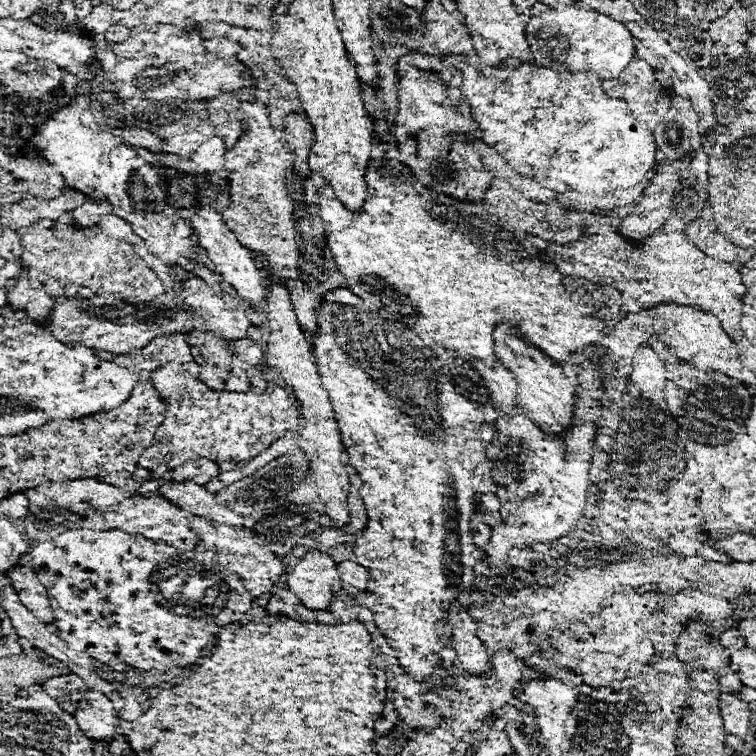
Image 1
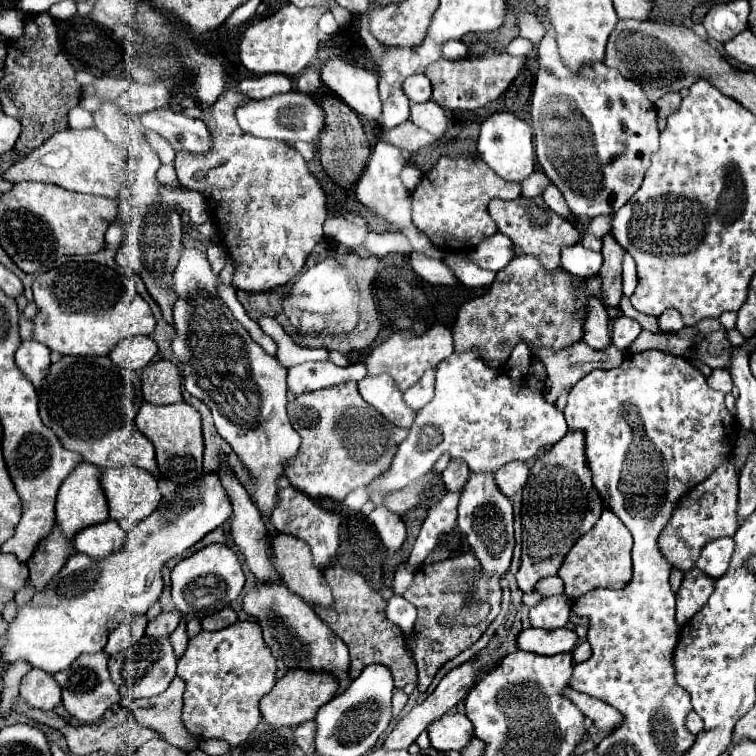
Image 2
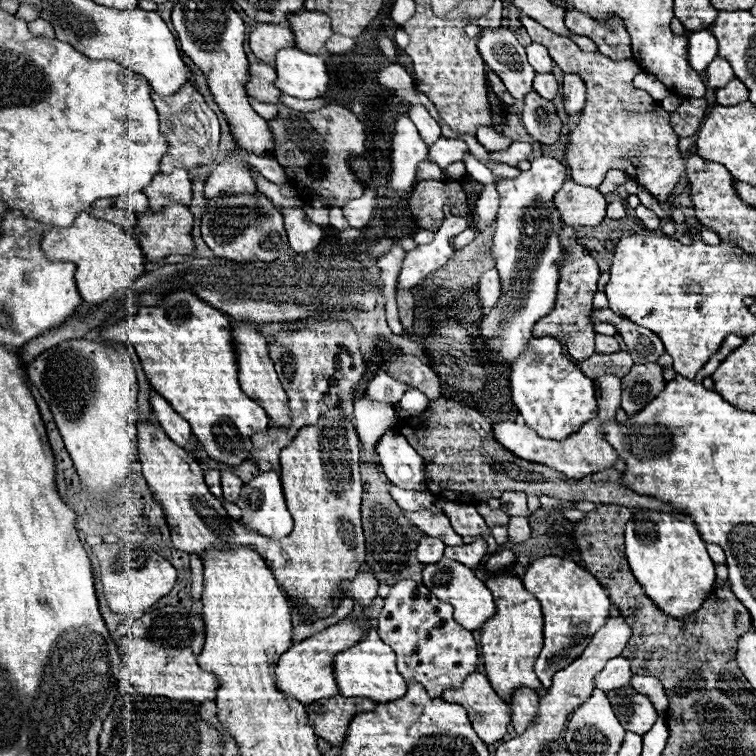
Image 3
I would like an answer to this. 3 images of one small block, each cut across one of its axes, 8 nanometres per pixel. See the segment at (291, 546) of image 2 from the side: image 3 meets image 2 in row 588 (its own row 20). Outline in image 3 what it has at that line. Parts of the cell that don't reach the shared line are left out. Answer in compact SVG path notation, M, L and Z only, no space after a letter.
M302 10L292 14L290 28L296 32L296 48L310 54L326 54L326 42L334 34L330 18L322 12Z

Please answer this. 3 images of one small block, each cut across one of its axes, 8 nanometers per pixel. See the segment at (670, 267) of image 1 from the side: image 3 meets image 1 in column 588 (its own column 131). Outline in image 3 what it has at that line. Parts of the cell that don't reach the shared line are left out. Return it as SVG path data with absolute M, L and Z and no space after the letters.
M80 212L70 228L52 228L42 238L42 250L50 260L74 262L76 284L82 300L102 304L112 294L126 290L138 276L144 274L144 252L138 240L114 224L94 220L90 214Z

